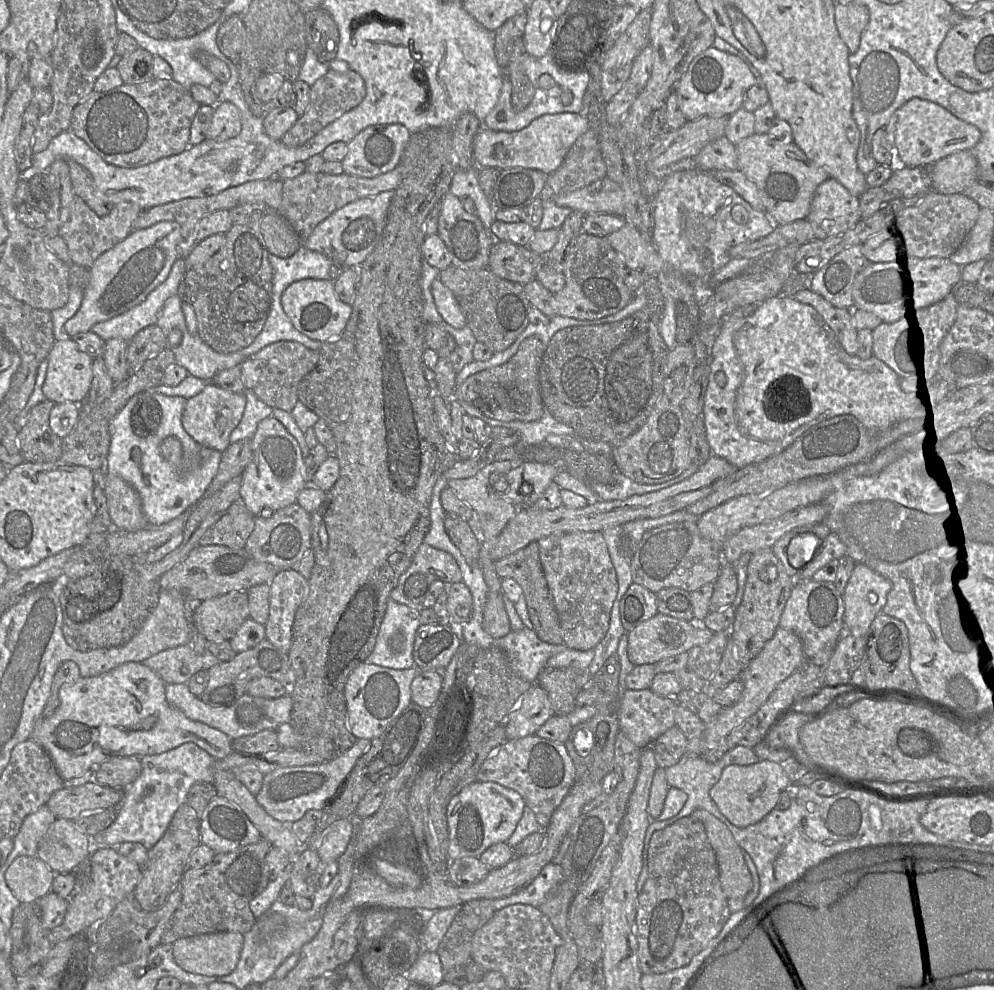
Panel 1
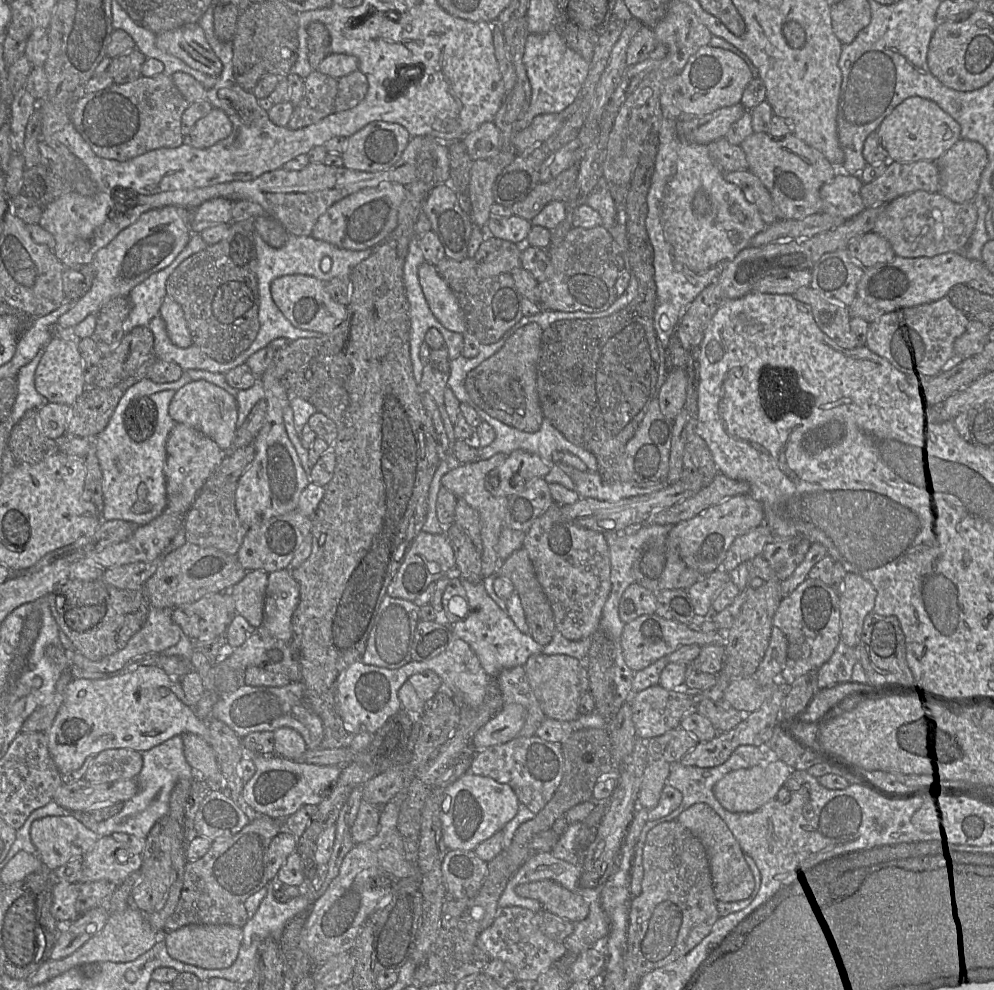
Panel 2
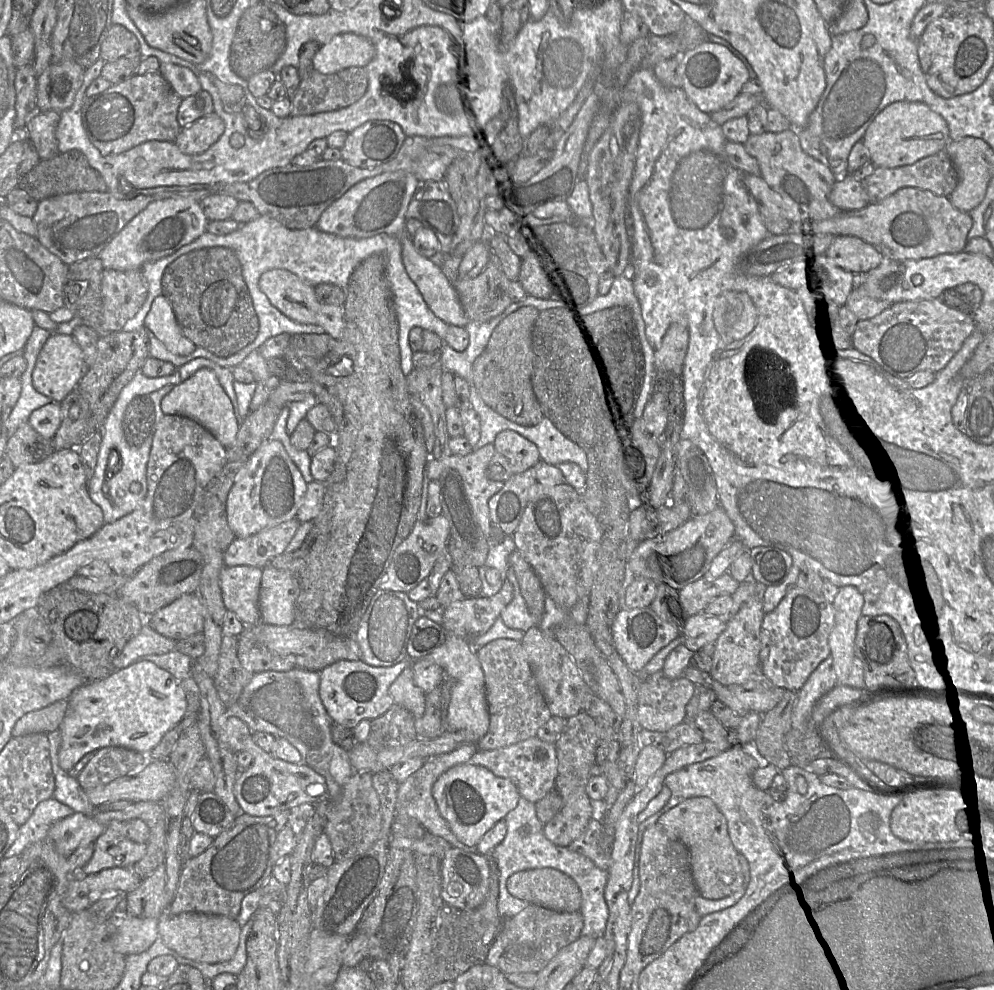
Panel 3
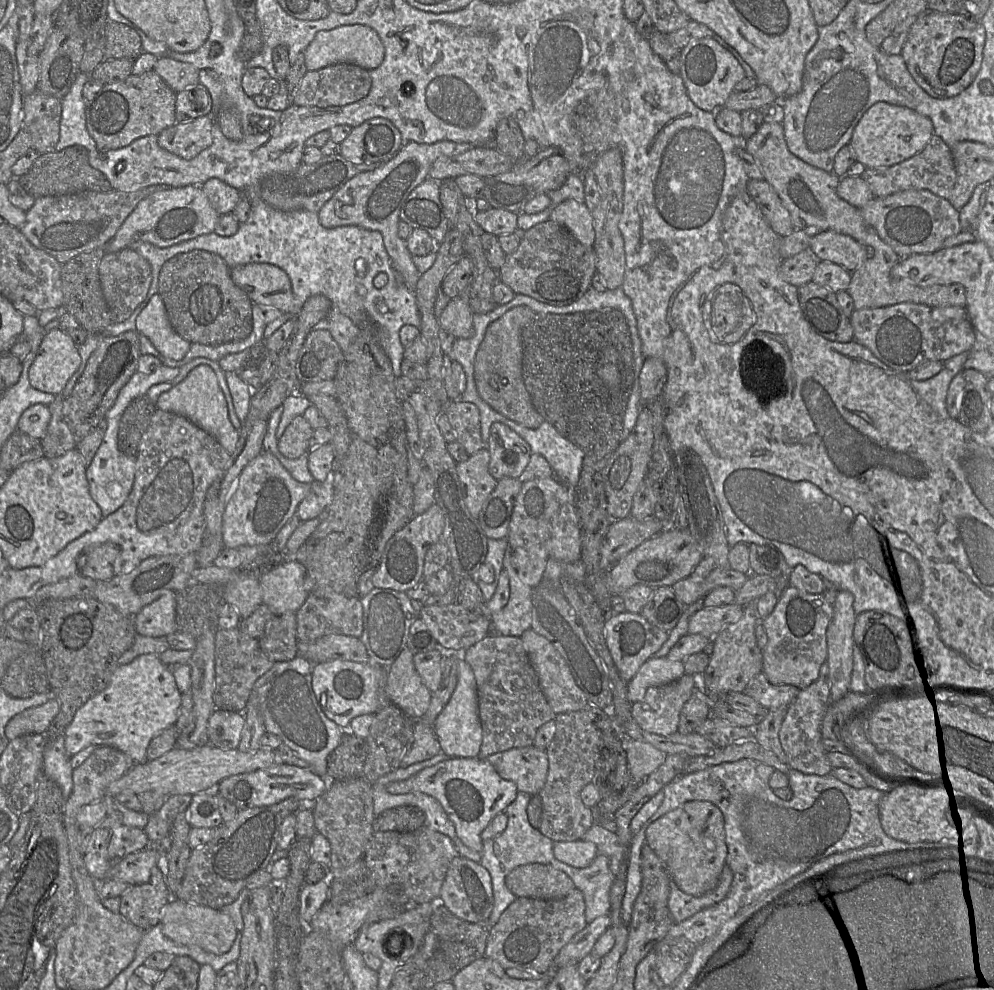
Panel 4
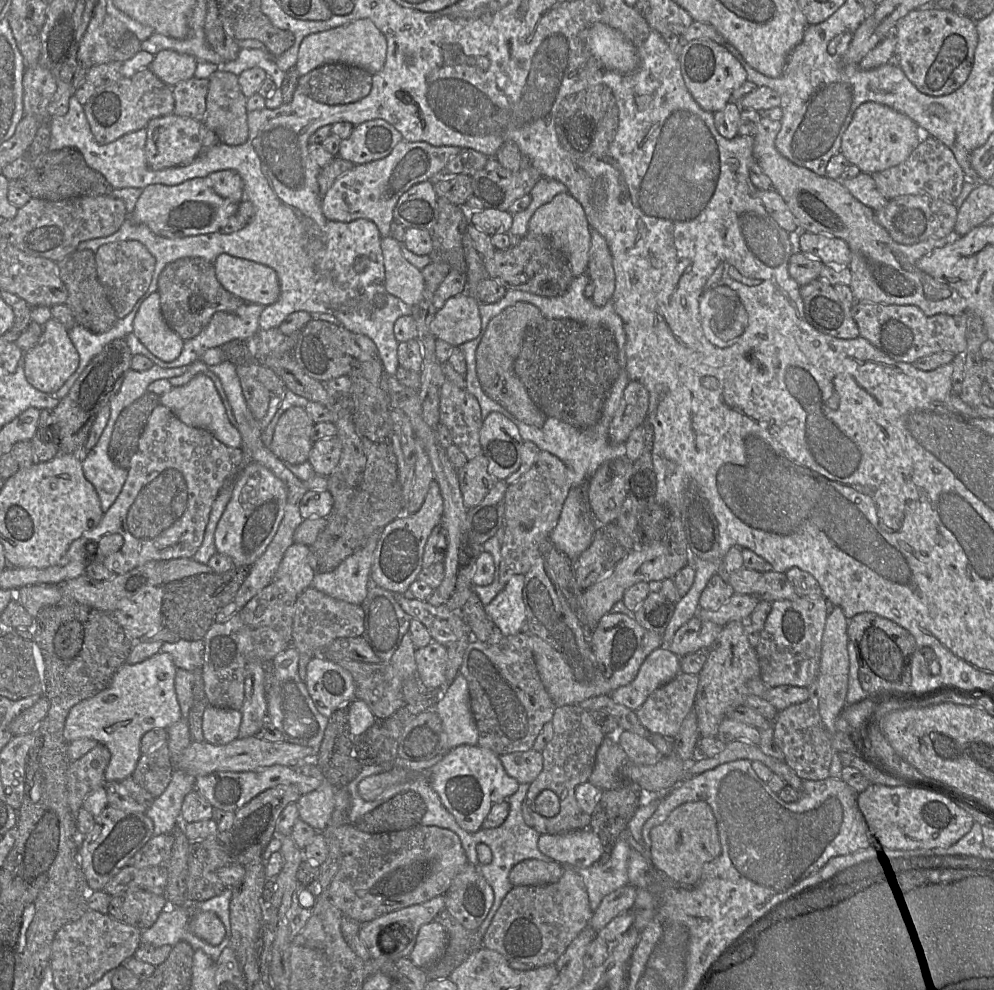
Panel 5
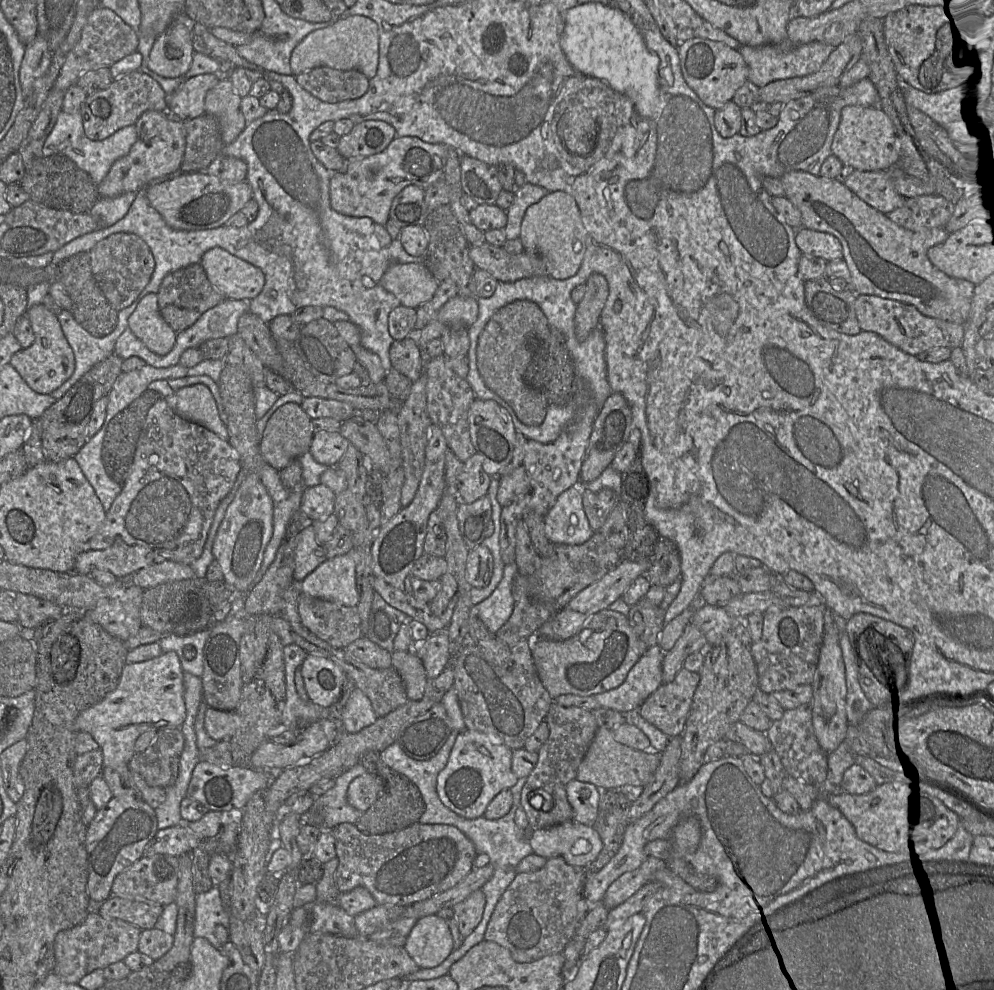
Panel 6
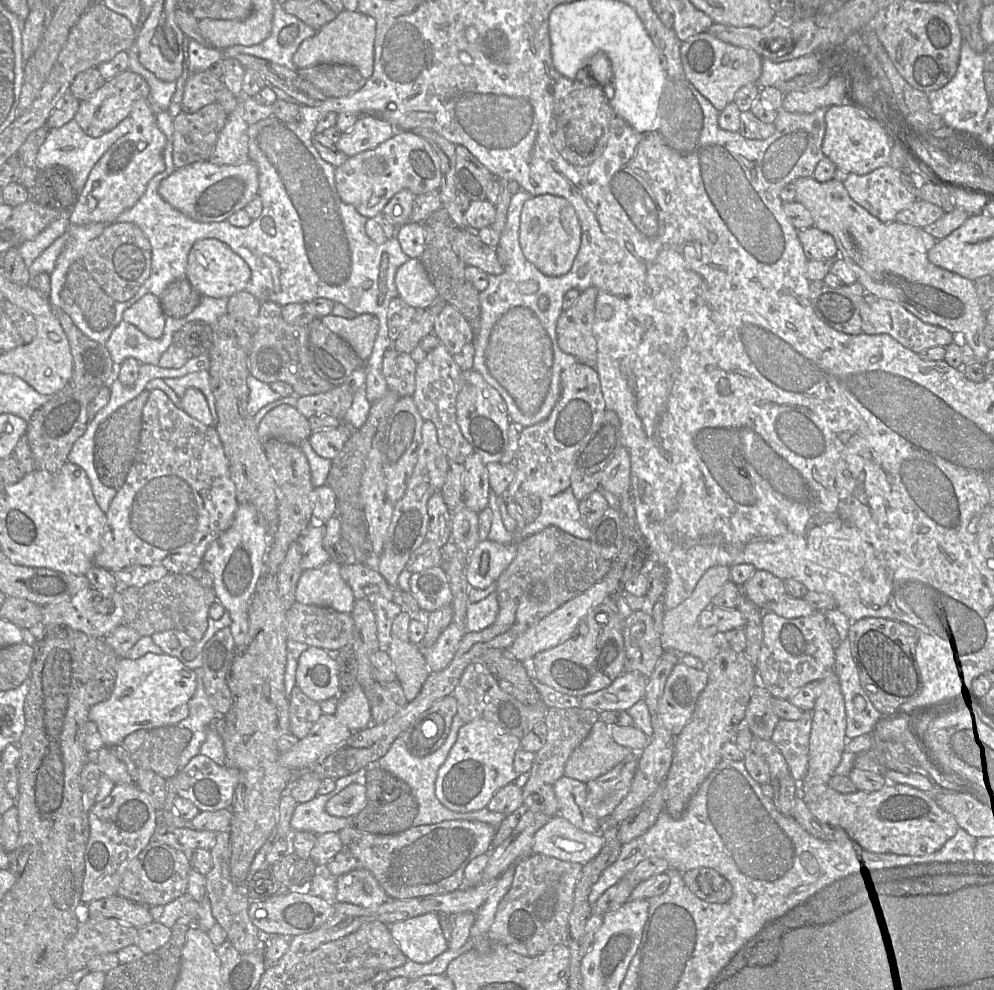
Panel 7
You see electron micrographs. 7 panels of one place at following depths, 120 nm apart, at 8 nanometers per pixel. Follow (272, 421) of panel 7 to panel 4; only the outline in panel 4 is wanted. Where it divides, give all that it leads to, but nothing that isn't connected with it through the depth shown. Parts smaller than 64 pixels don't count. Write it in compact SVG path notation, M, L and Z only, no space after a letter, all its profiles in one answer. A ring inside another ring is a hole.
M303 415L295 417L278 439L278 450L288 459L298 459L308 454L313 431Z

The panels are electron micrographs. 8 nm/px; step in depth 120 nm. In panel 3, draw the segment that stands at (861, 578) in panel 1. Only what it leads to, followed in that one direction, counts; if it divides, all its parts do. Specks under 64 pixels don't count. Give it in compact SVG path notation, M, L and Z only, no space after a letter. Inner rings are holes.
M846 585L839 587L832 602L834 626L828 637L830 656L837 677L837 684L845 685L855 657L857 622L862 616L863 595L859 590Z

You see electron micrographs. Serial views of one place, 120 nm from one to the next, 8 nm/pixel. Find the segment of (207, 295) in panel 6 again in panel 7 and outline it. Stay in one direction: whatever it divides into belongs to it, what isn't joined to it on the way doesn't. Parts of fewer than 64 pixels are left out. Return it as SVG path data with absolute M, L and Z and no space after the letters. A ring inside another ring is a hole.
M184 277L170 283L160 296L160 301L166 316L182 318L198 306L201 296Z

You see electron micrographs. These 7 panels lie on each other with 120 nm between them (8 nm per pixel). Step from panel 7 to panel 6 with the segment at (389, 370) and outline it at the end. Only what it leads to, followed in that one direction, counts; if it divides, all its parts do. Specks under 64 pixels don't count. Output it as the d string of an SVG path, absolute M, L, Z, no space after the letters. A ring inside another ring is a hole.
M415 336L393 341L389 356L392 368L408 377L413 383L424 373L424 363L430 359L416 342Z

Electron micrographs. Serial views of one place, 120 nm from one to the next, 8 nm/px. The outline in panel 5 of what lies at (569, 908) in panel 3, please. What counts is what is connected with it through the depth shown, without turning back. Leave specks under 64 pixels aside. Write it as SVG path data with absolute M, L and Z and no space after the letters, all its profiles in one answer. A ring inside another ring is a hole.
M527 859L516 864L509 873L514 886L544 885L557 882L563 874L563 866L557 861L546 862Z

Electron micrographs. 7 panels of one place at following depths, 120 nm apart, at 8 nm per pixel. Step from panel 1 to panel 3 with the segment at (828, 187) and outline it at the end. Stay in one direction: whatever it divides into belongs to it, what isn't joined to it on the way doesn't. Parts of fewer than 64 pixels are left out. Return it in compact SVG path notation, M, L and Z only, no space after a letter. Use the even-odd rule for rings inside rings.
M852 174L836 179L829 193L829 200L841 211L862 209L870 203L862 181Z

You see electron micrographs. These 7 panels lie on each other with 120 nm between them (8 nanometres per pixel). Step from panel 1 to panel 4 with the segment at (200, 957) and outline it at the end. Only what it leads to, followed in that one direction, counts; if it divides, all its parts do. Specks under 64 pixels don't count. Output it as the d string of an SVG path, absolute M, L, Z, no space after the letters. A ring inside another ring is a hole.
M173 897L163 908L160 923L162 924L163 933L176 943L199 946L217 955L228 952L237 935L233 920L227 914L220 910L188 903Z

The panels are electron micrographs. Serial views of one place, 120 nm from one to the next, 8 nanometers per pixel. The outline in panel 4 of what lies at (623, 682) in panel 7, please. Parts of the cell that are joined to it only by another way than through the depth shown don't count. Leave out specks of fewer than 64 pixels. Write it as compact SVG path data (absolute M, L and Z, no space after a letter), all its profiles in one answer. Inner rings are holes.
M651 657L627 683L627 698L630 703L639 702L649 687L669 684L684 674L683 661Z

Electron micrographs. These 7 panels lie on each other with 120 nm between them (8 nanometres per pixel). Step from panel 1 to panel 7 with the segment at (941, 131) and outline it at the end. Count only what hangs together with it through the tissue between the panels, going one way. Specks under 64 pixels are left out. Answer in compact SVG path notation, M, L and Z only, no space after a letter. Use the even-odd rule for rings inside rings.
M833 105L826 109L821 150L837 168L857 175L870 173L890 164L892 146L891 130L883 117L853 105Z

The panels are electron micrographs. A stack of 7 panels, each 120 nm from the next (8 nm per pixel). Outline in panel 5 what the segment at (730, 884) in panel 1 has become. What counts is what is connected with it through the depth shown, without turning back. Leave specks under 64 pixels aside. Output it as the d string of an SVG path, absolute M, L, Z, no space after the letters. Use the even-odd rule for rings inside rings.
M688 801L676 807L660 825L650 831L650 863L678 882L696 885L703 866L721 853L717 821L708 803Z

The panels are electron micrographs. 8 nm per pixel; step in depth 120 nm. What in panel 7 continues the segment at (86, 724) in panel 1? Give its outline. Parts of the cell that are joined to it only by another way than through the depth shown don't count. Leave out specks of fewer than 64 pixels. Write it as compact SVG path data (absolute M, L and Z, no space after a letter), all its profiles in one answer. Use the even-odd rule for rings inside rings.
M147 653L135 660L119 658L116 672L112 693L105 701L93 706L88 714L89 720L97 725L105 746L122 744L124 738L135 731L176 725L188 717L188 702L196 691L196 675L177 657Z

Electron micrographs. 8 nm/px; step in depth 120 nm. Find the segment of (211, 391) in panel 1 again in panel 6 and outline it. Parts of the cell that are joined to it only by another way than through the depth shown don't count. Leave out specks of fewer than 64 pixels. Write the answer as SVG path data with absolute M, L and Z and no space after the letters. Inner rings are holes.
M196 384L184 387L165 399L176 414L228 441L227 427L219 415L215 399L207 386Z

